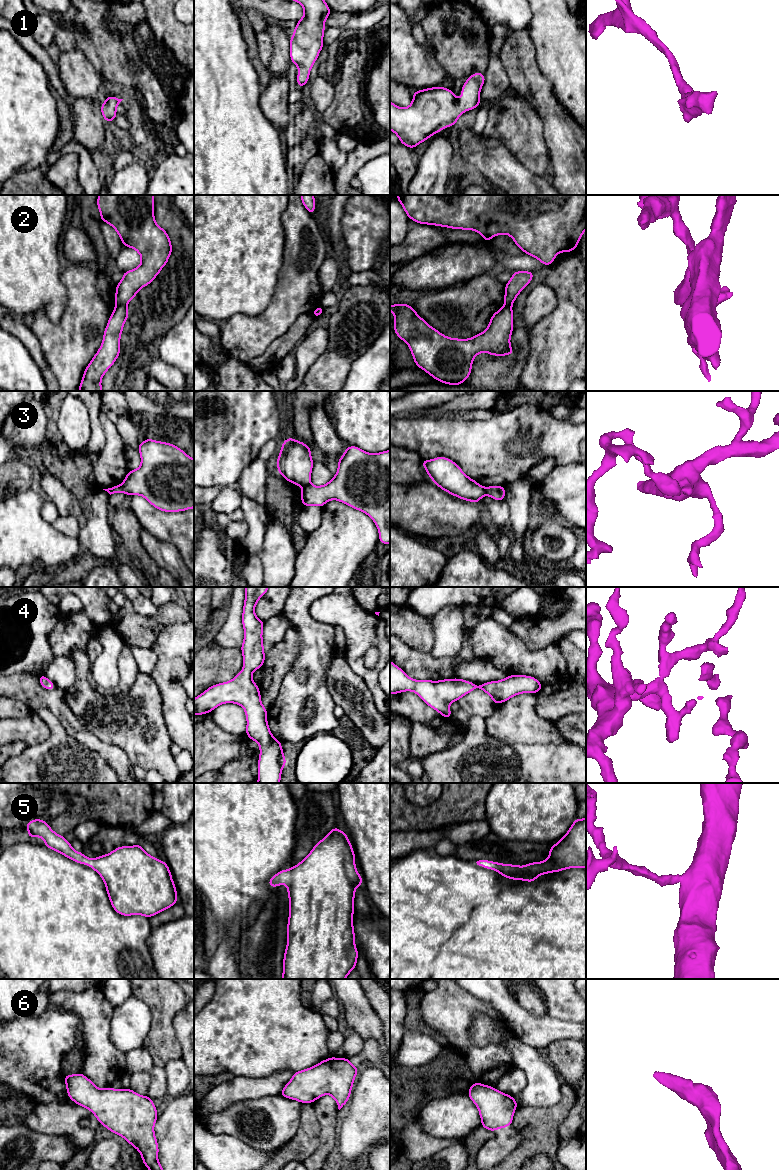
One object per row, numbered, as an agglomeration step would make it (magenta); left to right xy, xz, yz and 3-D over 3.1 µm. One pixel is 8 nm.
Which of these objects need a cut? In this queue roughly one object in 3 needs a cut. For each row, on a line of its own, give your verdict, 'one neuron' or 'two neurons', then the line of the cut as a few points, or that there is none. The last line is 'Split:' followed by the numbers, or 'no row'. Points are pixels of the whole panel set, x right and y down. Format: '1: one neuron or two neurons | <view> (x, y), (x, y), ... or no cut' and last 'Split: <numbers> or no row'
1: one neuron | no cut
2: two neurons | xy (116, 304), (125, 306)
3: two neurons | xz (309, 483), (303, 487)
4: one neuron | no cut
5: one neuron | no cut
6: one neuron | no cut
Split: 2, 3

